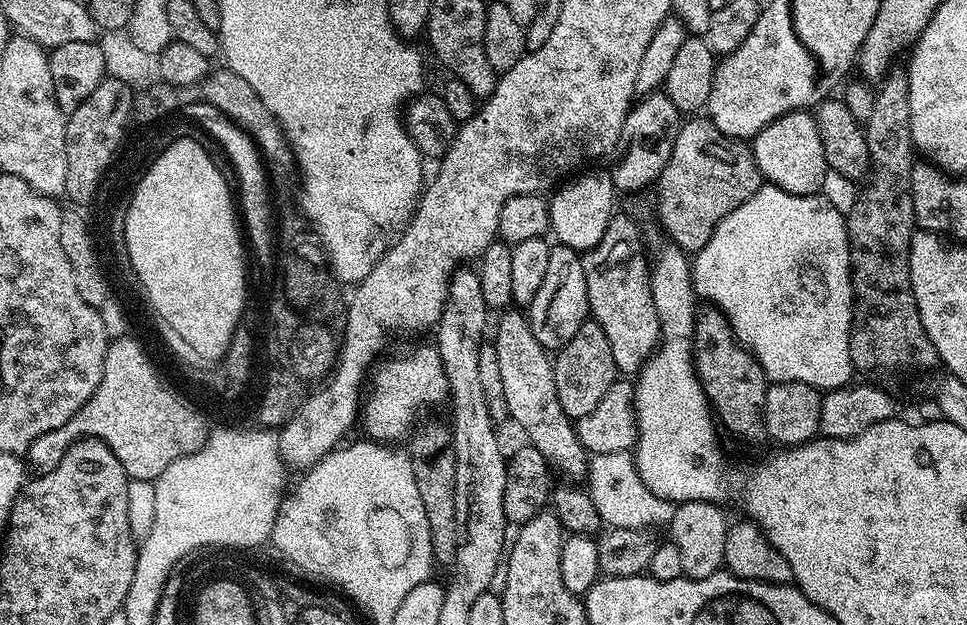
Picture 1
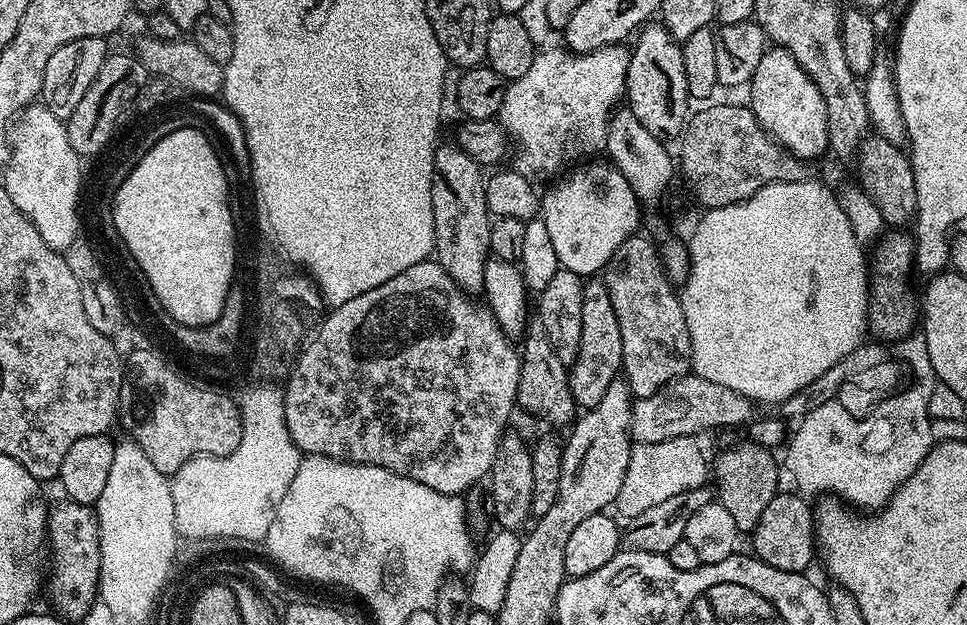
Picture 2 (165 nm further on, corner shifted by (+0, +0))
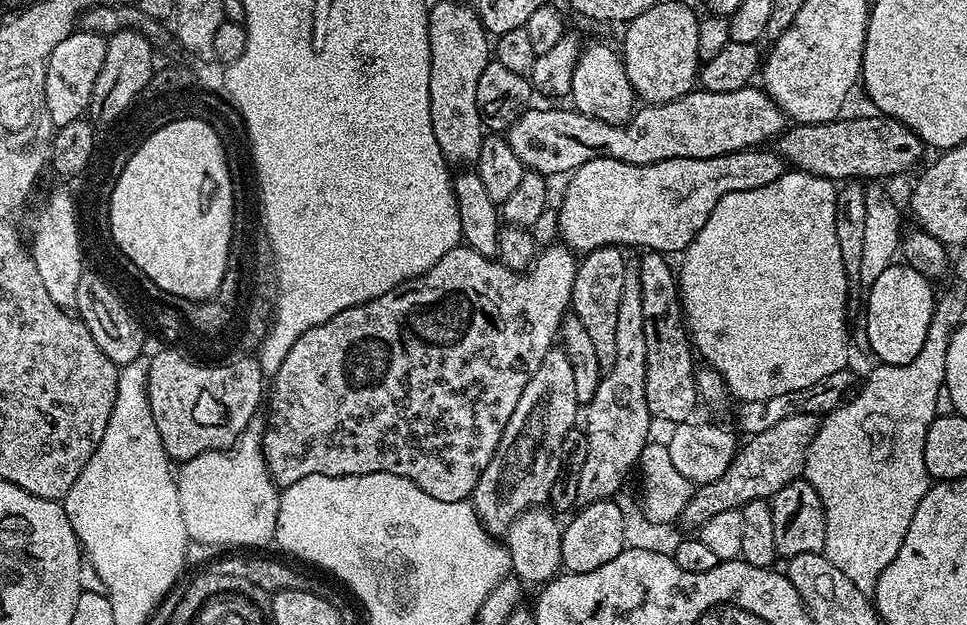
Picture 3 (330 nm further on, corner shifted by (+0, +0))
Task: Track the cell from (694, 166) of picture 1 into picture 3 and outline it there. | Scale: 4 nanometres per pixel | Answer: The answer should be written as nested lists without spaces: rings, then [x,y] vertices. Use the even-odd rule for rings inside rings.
[[[871,115],[856,116],[853,120],[837,118],[825,124],[796,124],[776,137],[774,151],[795,171],[833,182],[848,182],[853,178],[876,182],[879,176],[896,176],[914,167],[926,152],[924,141],[891,116]]]

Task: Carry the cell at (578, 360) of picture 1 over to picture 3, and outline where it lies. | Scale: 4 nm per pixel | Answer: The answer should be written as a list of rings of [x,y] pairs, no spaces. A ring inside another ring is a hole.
[[[616,246],[599,248],[587,253],[577,263],[576,277],[572,287],[571,311],[580,317],[582,326],[586,326],[598,357],[601,373],[610,371],[614,366],[618,301],[622,299],[622,282],[626,282],[626,270],[630,266],[629,261],[624,261],[623,254],[625,255]]]

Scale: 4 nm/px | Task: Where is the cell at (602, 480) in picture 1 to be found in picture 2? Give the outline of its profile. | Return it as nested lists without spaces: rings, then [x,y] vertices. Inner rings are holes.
[[[683,436],[666,442],[633,443],[626,478],[622,478],[622,490],[618,490],[614,505],[615,511],[621,517],[631,518],[650,510],[650,506],[658,506],[658,502],[666,502],[666,498],[705,487],[710,480],[710,460],[704,457],[700,442],[695,436]]]

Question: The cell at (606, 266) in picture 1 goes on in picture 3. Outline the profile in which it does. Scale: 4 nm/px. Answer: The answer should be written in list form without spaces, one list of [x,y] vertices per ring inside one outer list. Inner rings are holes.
[[[649,251],[641,256],[644,257],[638,263],[638,271],[642,282],[642,318],[646,322],[646,406],[657,421],[669,420],[669,425],[675,426],[696,416],[694,345],[682,319],[678,276],[673,265],[668,265],[669,257]]]

